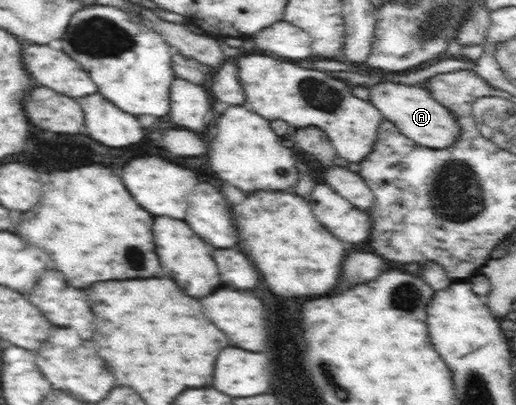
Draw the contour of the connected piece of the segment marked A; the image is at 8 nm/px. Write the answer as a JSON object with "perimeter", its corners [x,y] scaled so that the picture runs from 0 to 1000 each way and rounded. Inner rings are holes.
{"perimeter":[[[740,200],[715,217],[717,252],[744,281],[775,331],[829,365],[868,365],[893,336],[886,294],[855,252],[833,237],[826,217],[762,200]]]}

